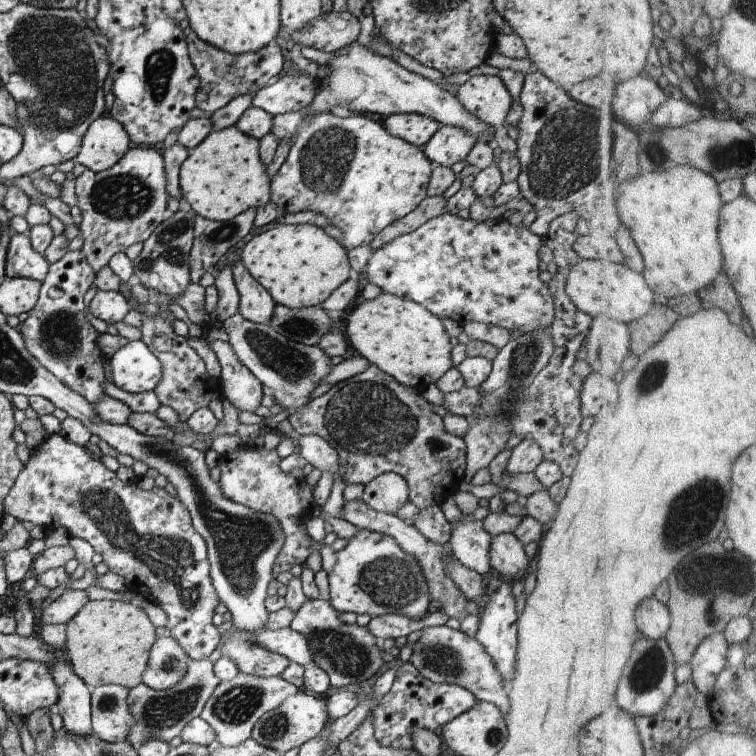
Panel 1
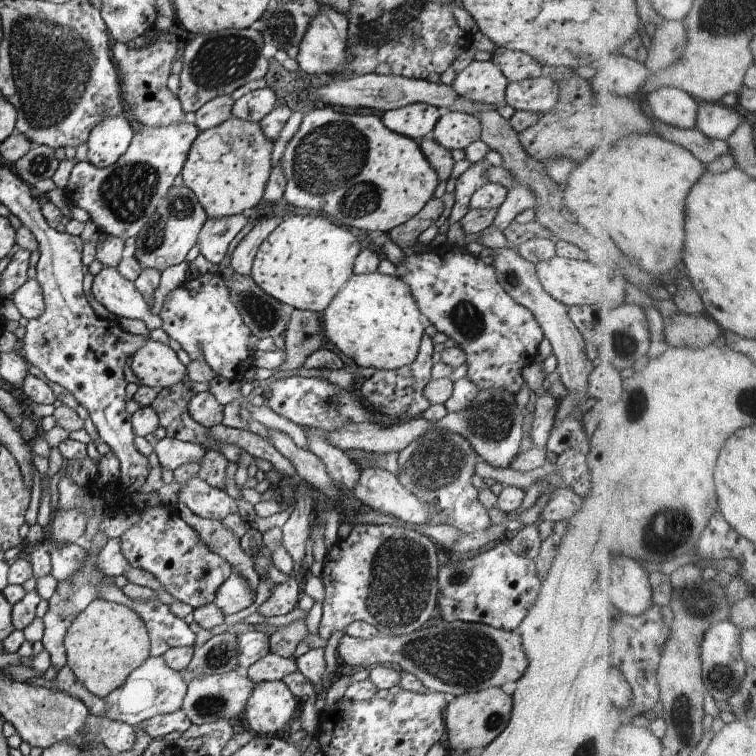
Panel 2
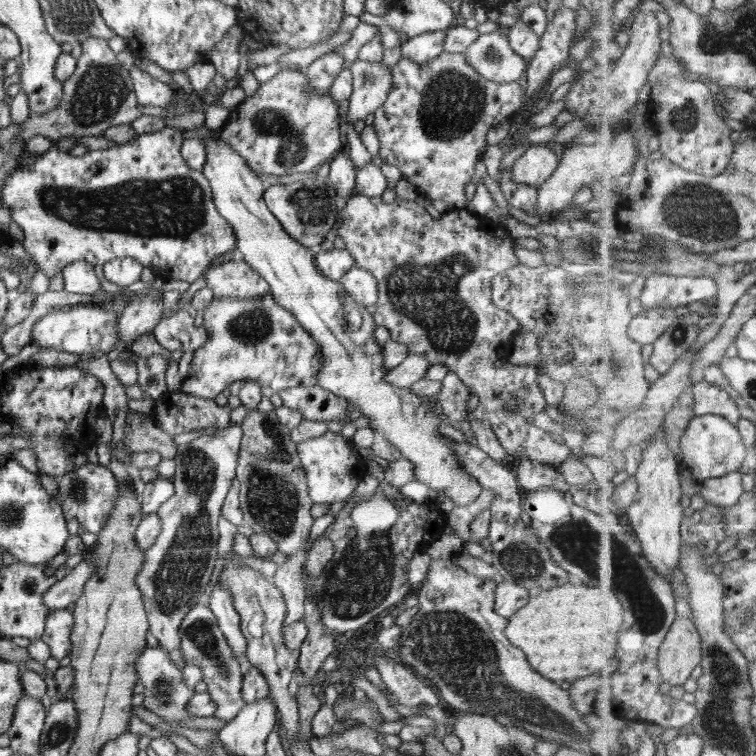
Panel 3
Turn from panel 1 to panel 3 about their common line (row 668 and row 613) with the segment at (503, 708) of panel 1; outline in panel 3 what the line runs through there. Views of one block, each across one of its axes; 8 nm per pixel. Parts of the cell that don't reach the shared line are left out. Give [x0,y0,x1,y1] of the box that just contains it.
[392,557,619,750]

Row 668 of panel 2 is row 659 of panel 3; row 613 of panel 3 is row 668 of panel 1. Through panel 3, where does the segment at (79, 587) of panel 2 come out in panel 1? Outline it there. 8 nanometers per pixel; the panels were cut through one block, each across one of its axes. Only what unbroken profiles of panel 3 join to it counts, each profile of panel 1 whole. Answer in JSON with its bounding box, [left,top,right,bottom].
[47,645,93,736]

